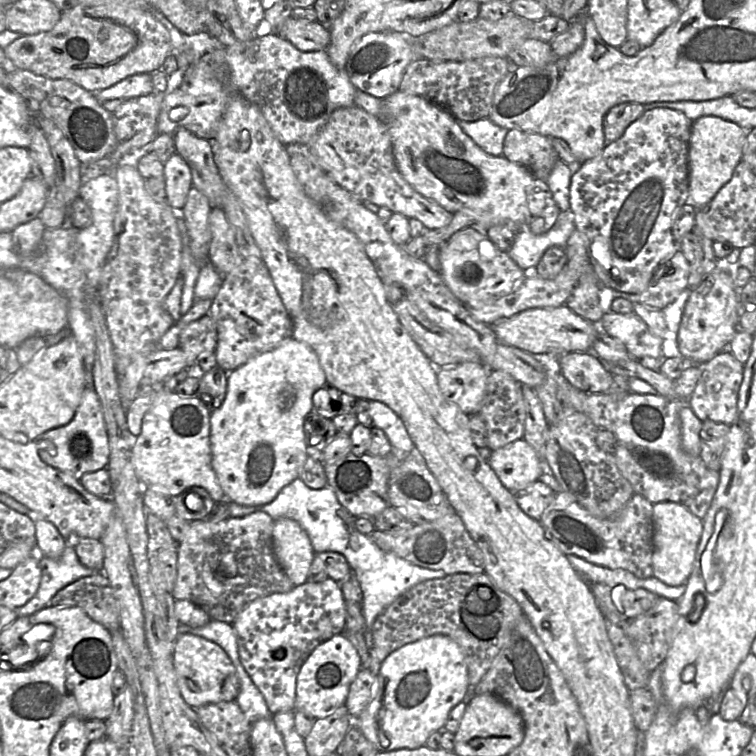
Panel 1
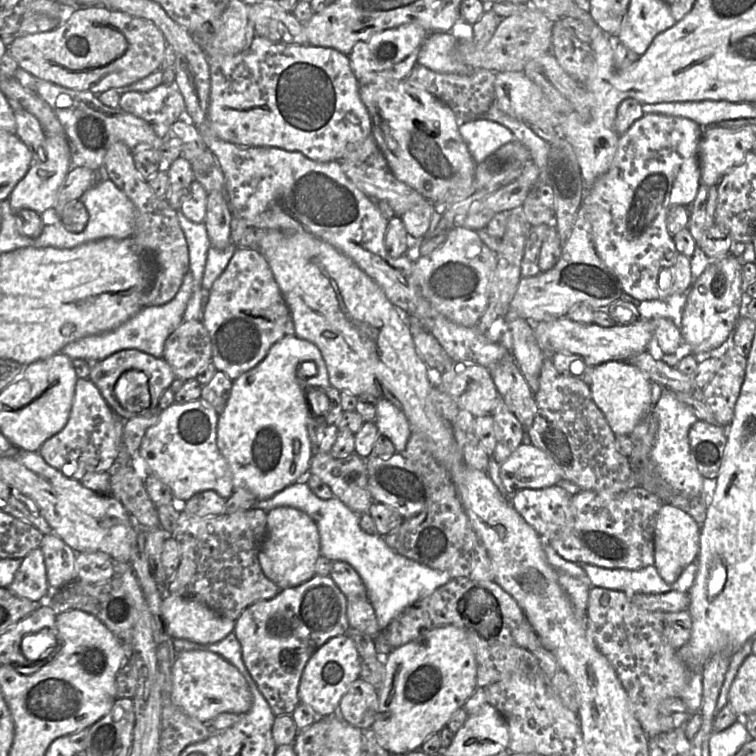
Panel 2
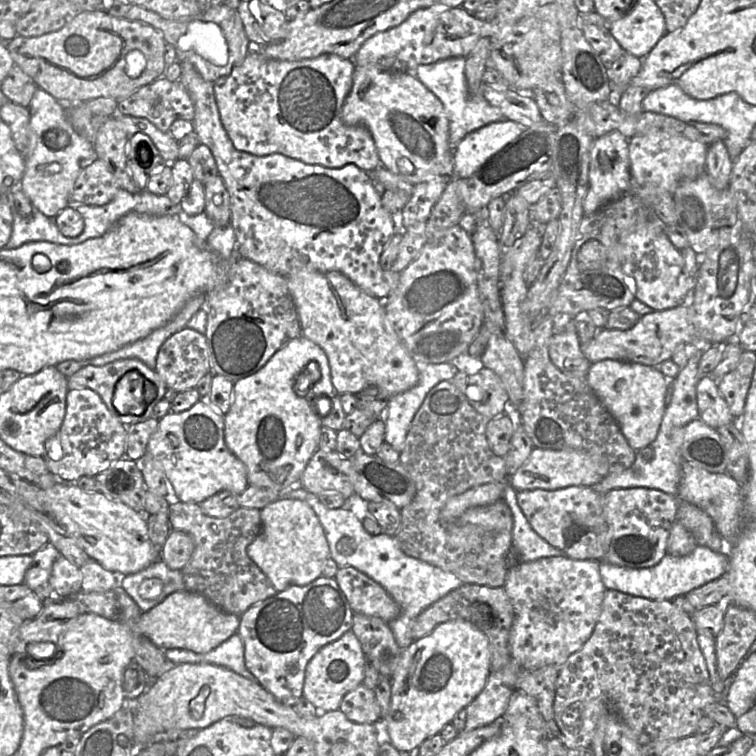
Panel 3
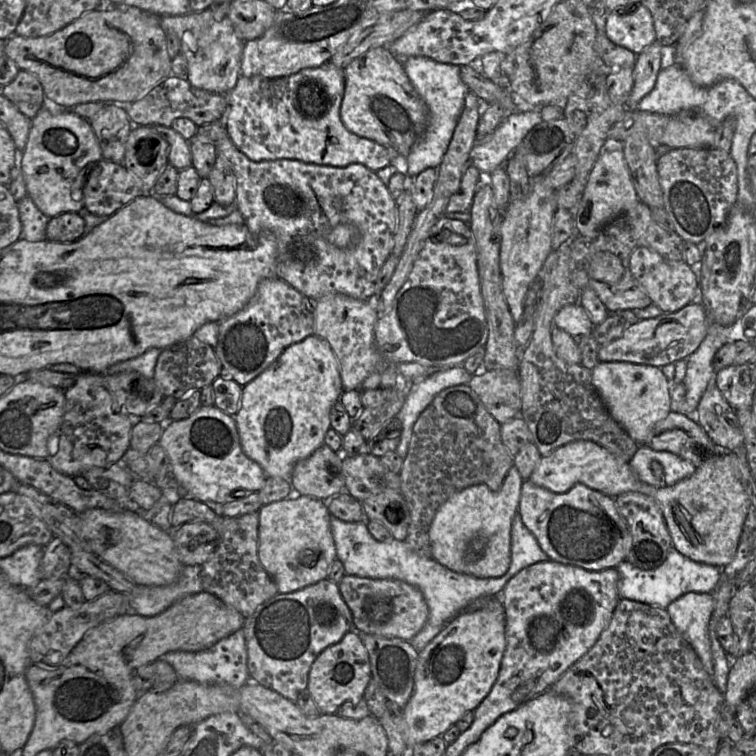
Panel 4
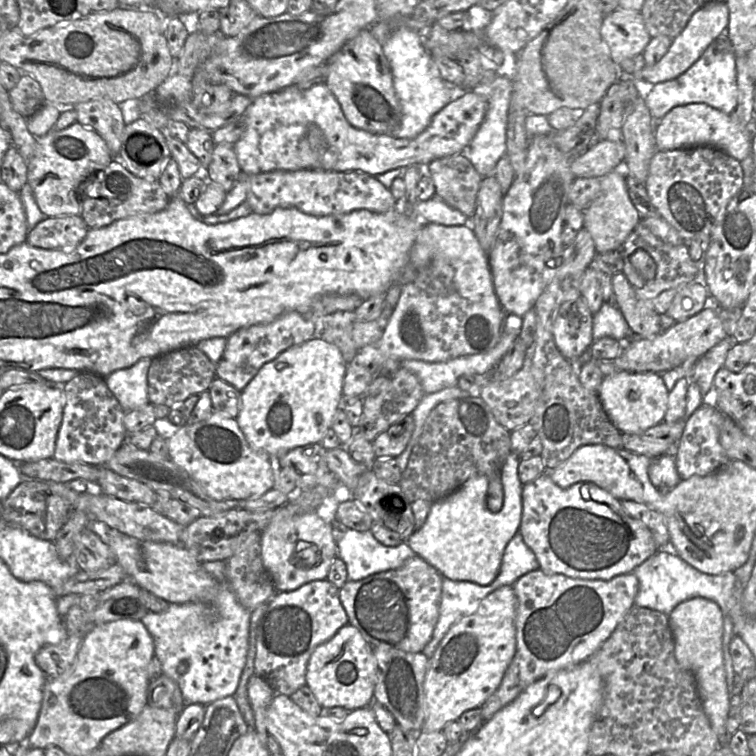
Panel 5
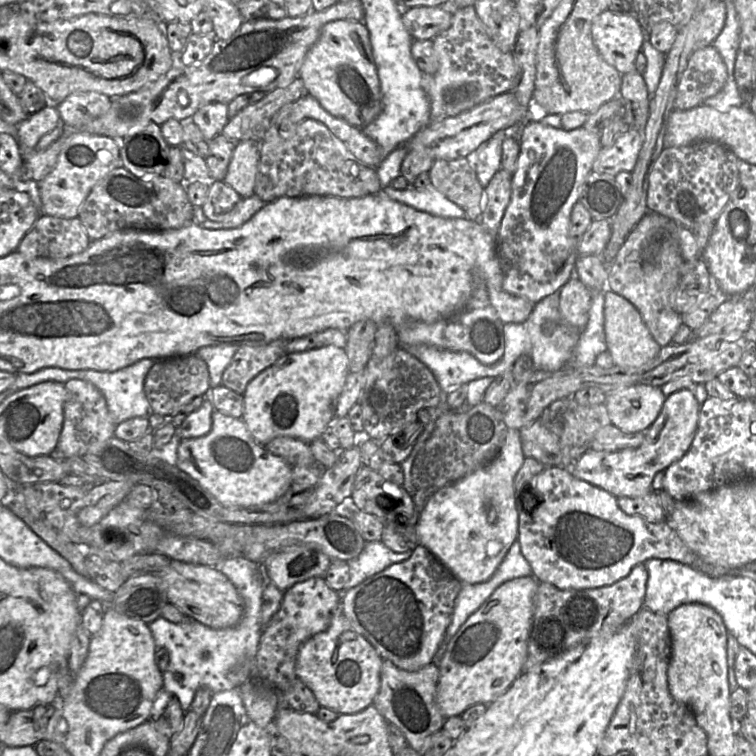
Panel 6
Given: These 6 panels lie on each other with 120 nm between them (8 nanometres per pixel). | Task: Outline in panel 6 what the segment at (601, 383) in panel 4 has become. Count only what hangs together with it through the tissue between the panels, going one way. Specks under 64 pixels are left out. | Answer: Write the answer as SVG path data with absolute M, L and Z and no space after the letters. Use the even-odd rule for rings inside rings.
M637 384L606 395L610 424L627 433L646 431L658 417L664 396L660 387Z

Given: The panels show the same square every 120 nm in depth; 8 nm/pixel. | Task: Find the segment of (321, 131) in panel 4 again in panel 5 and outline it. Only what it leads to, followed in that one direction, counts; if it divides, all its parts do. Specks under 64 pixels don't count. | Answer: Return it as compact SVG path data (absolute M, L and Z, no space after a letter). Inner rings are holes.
M324 82L308 89L291 85L252 99L244 112L244 133L234 144L234 150L244 178L258 171L308 169L312 164L299 157L298 144L308 126L314 124L322 131L328 146L322 157L324 170L361 171L375 176L394 168L426 167L435 159L463 153L483 122L487 106L486 96L456 90L455 98L432 118L424 131L414 138L396 138L353 127Z

